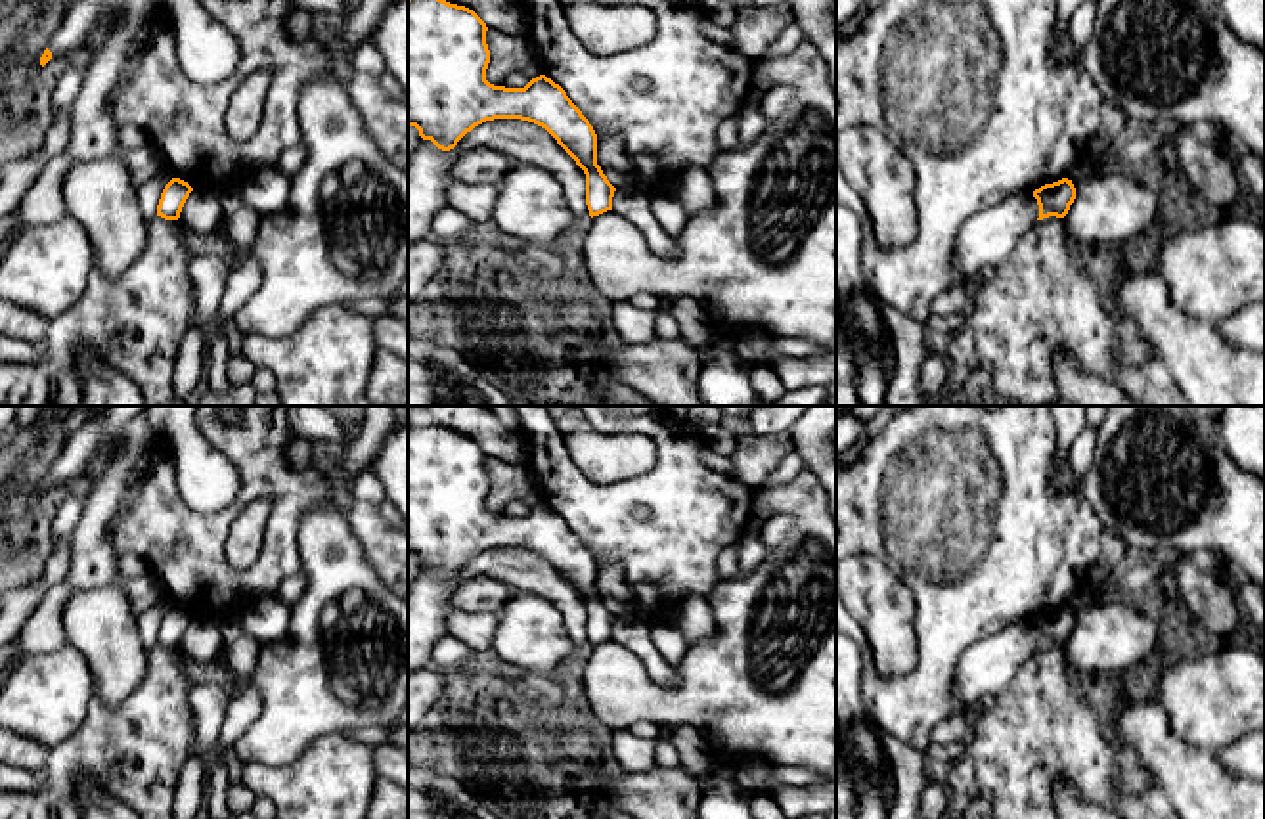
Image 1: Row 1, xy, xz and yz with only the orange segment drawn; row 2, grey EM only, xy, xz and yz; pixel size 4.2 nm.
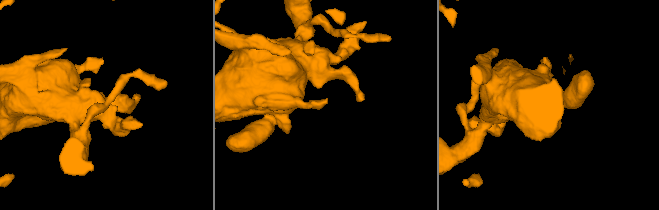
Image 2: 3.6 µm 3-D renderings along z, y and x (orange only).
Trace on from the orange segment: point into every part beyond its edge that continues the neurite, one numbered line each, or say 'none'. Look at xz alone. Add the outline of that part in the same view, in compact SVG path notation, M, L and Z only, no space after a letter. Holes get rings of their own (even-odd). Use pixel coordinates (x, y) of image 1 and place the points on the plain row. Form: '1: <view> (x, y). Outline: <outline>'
none

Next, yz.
none

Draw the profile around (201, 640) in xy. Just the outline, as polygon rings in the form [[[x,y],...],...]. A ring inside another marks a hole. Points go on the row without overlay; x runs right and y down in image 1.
[[[193,618],[182,635],[180,649],[197,662],[214,660],[222,649],[220,624]]]

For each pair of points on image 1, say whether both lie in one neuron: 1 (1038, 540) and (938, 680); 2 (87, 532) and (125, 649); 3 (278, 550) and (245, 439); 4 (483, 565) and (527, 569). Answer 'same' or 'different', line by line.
1: same
2: different
3: same
4: same

